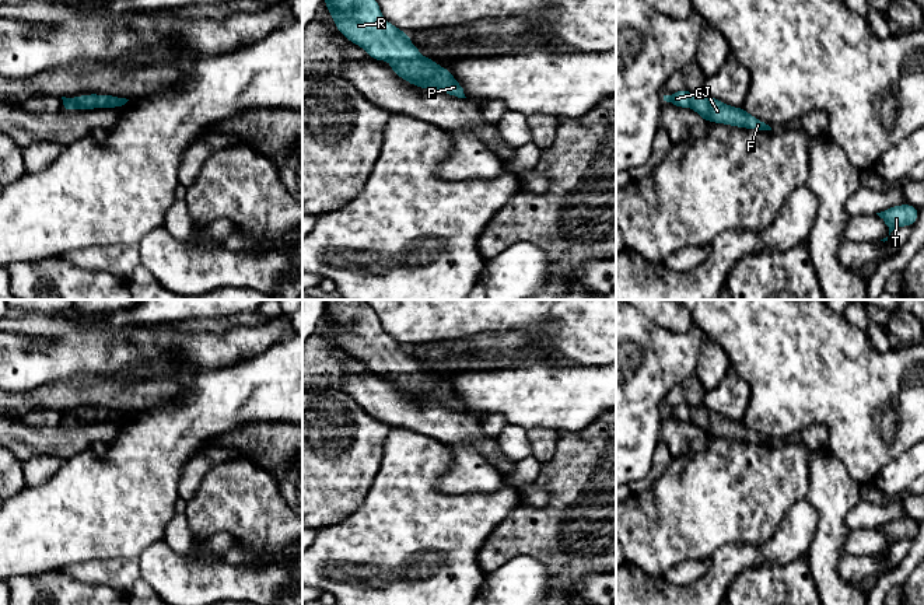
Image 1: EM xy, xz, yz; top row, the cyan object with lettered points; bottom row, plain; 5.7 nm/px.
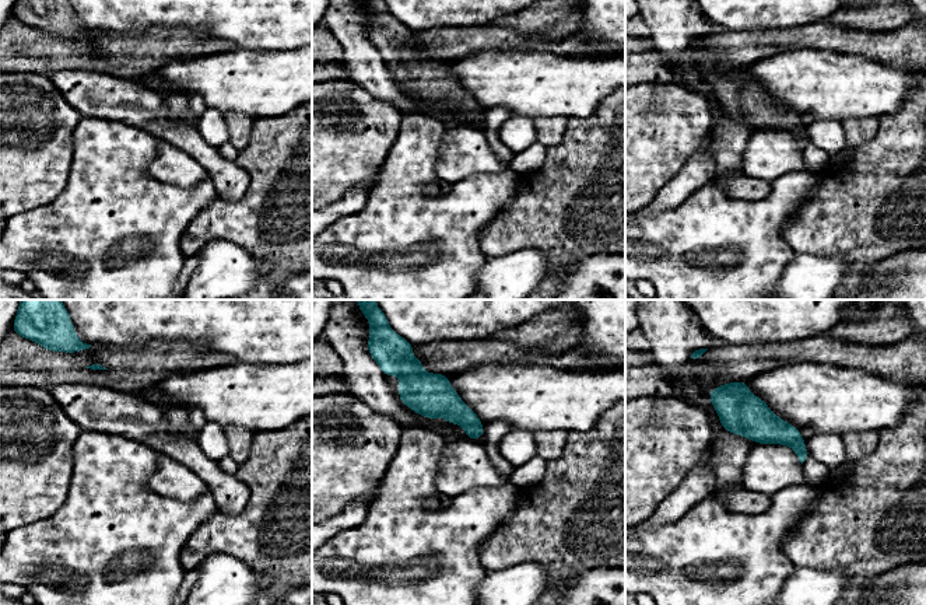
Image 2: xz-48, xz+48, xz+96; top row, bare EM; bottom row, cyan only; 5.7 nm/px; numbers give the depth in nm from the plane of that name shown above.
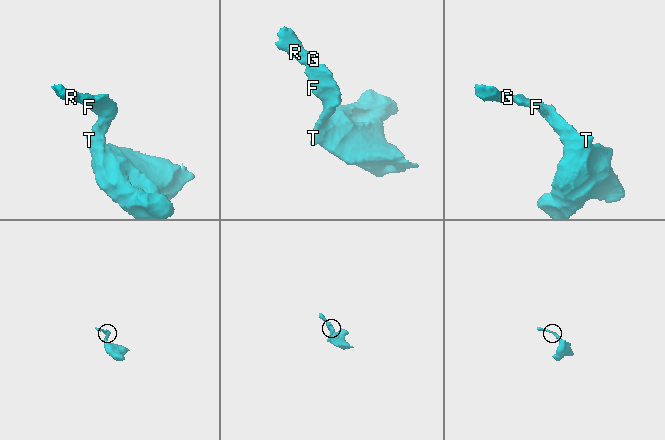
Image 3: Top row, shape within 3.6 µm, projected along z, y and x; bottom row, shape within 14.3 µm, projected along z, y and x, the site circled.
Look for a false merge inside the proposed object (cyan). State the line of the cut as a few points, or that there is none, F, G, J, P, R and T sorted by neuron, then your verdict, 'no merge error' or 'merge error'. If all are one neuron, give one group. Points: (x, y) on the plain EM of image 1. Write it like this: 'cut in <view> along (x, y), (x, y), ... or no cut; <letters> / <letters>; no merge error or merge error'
no cut; F G J P R T; no merge error

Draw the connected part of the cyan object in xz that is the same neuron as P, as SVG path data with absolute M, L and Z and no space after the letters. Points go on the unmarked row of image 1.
M326 300L323 318L330 324L337 345L361 360L375 375L391 375L389 384L412 399L466 412L451 384L423 371L409 347L384 333L378 315L365 300Z

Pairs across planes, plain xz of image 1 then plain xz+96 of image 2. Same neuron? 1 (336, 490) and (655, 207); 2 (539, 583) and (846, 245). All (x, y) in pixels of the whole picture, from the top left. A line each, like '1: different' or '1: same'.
1: different
2: different

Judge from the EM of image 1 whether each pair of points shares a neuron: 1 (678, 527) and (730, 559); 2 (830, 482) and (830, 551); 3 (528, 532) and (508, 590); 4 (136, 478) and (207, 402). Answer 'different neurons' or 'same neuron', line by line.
1: different neurons
2: same neuron
3: different neurons
4: same neuron

